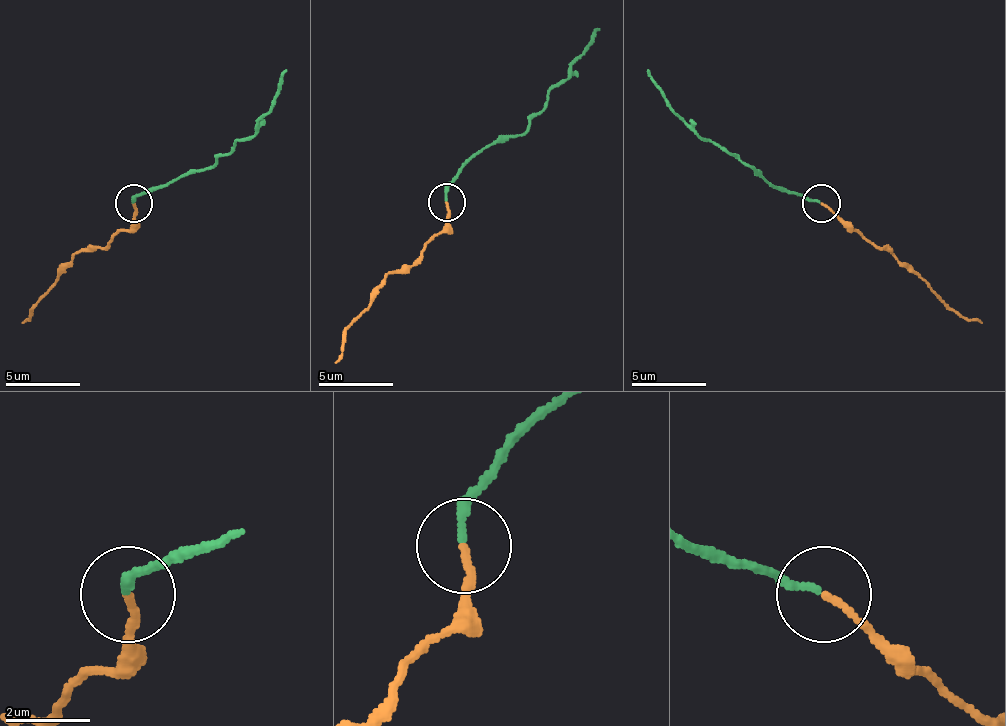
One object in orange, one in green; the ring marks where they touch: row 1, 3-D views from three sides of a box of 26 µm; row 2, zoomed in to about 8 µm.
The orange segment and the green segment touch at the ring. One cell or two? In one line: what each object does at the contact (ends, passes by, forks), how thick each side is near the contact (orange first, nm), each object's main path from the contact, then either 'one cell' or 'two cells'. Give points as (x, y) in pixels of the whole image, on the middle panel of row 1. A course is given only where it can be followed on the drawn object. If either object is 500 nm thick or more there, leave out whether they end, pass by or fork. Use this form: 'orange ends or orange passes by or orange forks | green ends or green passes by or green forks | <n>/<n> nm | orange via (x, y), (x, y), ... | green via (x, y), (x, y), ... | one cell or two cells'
orange ends | green ends | 170/200 nm | orange via (447, 203), (447, 225), (418, 259), (384, 281), (347, 330), (335, 363) | green via (447, 199), (447, 184), (477, 154), (518, 136), (600, 28) | two cells

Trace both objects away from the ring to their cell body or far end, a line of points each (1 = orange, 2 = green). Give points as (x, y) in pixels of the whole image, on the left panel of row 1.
1: (134, 202), (134, 221), (105, 247), (90, 247), (71, 262), (34, 303), (30, 318), (22, 321)
2: (134, 202), (134, 198), (205, 168), (243, 142), (272, 105), (287, 68)

